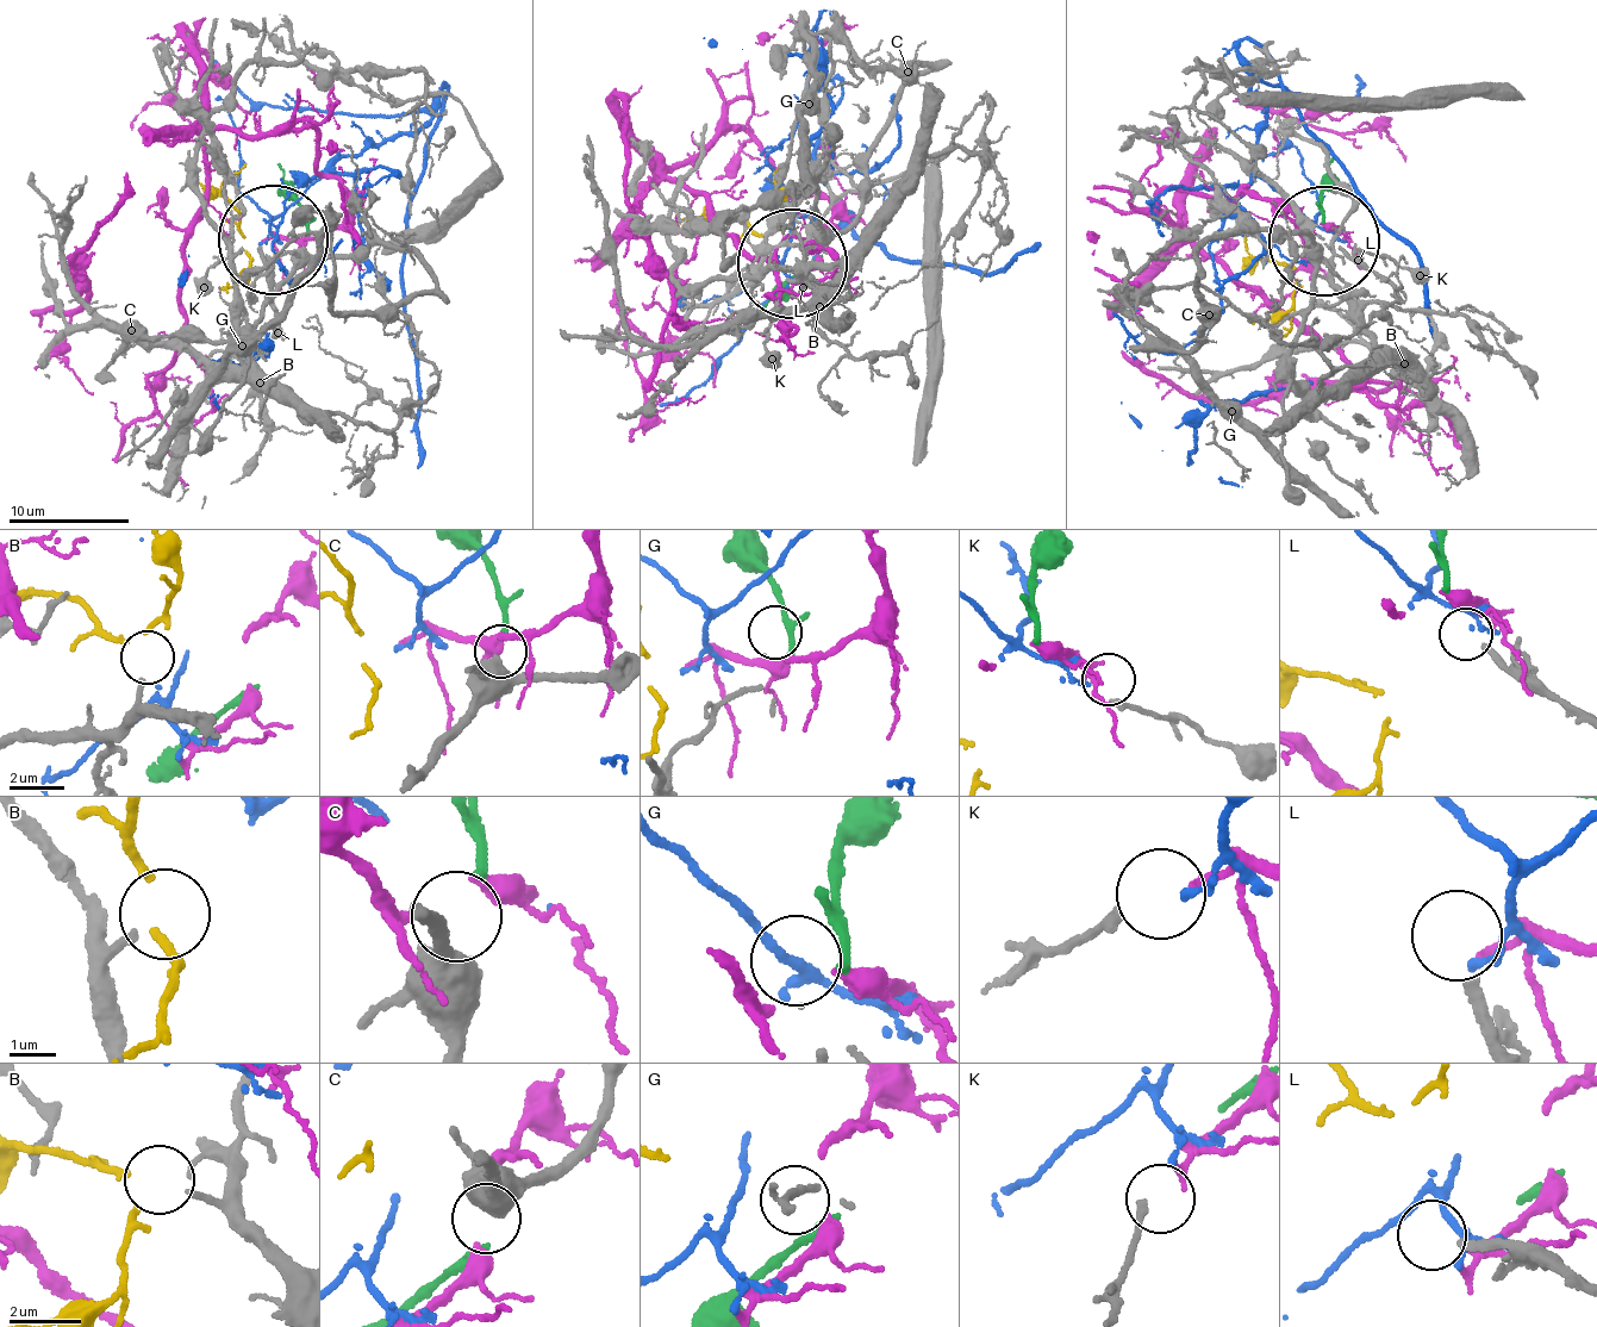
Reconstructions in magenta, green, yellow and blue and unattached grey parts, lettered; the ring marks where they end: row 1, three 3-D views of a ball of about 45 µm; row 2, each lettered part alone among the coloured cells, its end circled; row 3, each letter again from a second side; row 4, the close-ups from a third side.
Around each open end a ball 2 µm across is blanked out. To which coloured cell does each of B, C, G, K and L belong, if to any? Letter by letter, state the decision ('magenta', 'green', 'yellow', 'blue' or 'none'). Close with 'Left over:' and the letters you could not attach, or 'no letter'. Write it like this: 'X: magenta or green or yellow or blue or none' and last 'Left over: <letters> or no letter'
B: yellow
C: green
G: none
K: blue
L: none
Left over: G, L

